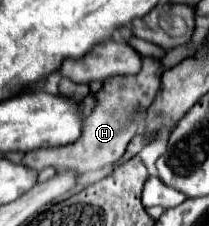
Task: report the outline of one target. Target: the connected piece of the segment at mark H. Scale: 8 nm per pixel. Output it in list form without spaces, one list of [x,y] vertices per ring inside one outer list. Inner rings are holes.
[[[142,56],[142,68],[136,76],[124,76],[124,80],[104,80],[102,88],[94,94],[96,106],[92,110],[92,114],[88,118],[84,118],[84,132],[80,136],[80,140],[66,144],[66,146],[58,146],[58,148],[40,148],[40,150],[32,150],[24,154],[22,164],[28,164],[30,168],[36,170],[44,170],[48,166],[56,168],[56,172],[64,172],[64,168],[76,172],[76,174],[84,174],[90,170],[100,170],[106,164],[114,164],[122,158],[122,154],[126,152],[128,142],[134,138],[134,134],[140,130],[142,118],[138,116],[136,120],[132,120],[132,108],[148,108],[148,104],[154,100],[156,90],[160,88],[160,74],[162,74],[162,60],[164,56]]]

